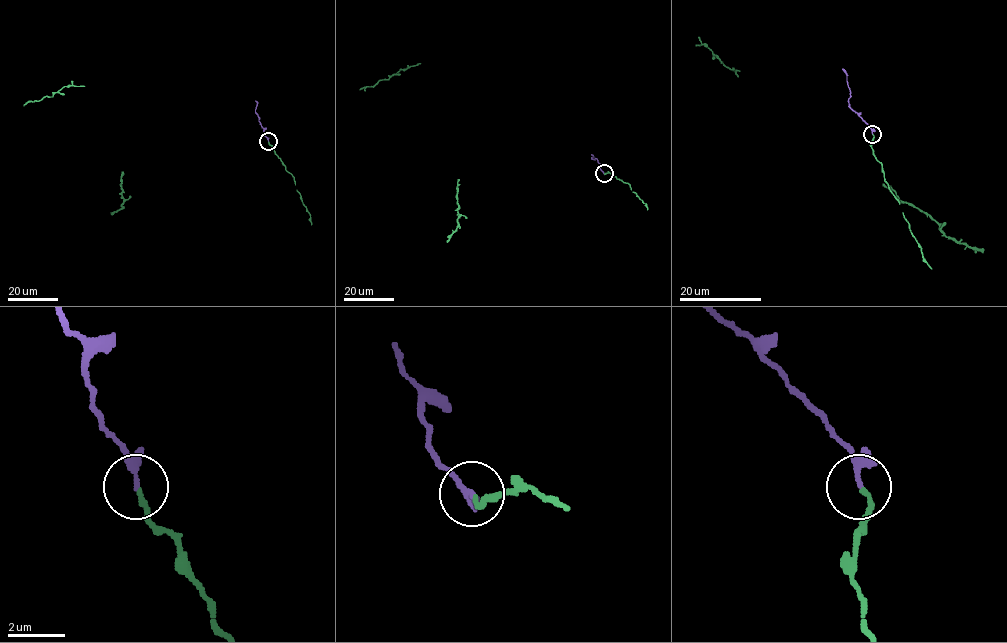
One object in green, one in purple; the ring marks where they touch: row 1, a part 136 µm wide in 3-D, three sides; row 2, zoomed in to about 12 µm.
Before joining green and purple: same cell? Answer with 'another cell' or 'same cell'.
same cell

